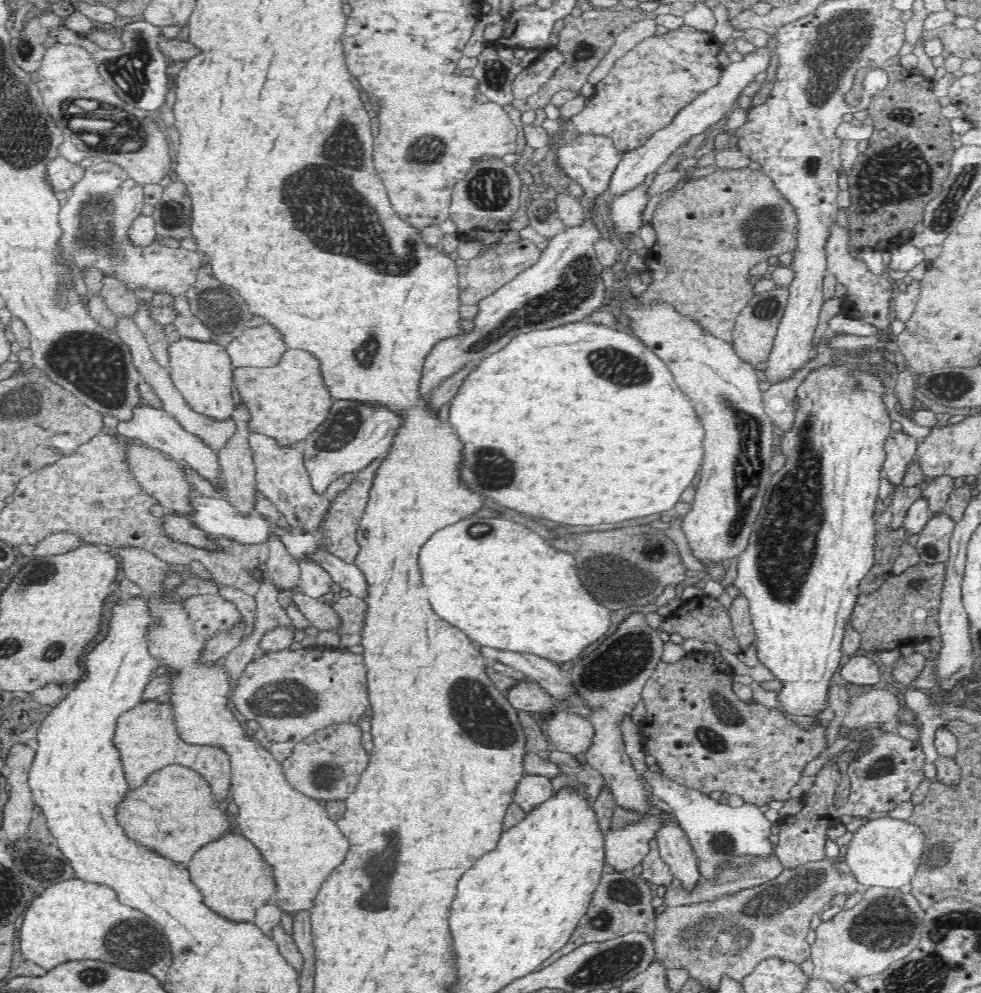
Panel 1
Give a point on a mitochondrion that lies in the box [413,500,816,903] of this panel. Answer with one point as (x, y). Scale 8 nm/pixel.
(480, 716)

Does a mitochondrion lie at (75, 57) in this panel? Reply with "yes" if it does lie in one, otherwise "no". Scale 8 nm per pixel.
no

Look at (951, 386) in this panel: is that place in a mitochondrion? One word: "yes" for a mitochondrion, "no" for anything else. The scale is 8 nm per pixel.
yes

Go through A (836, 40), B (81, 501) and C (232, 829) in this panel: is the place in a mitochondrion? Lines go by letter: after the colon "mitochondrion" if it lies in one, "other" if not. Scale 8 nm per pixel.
A: mitochondrion
B: other
C: other

